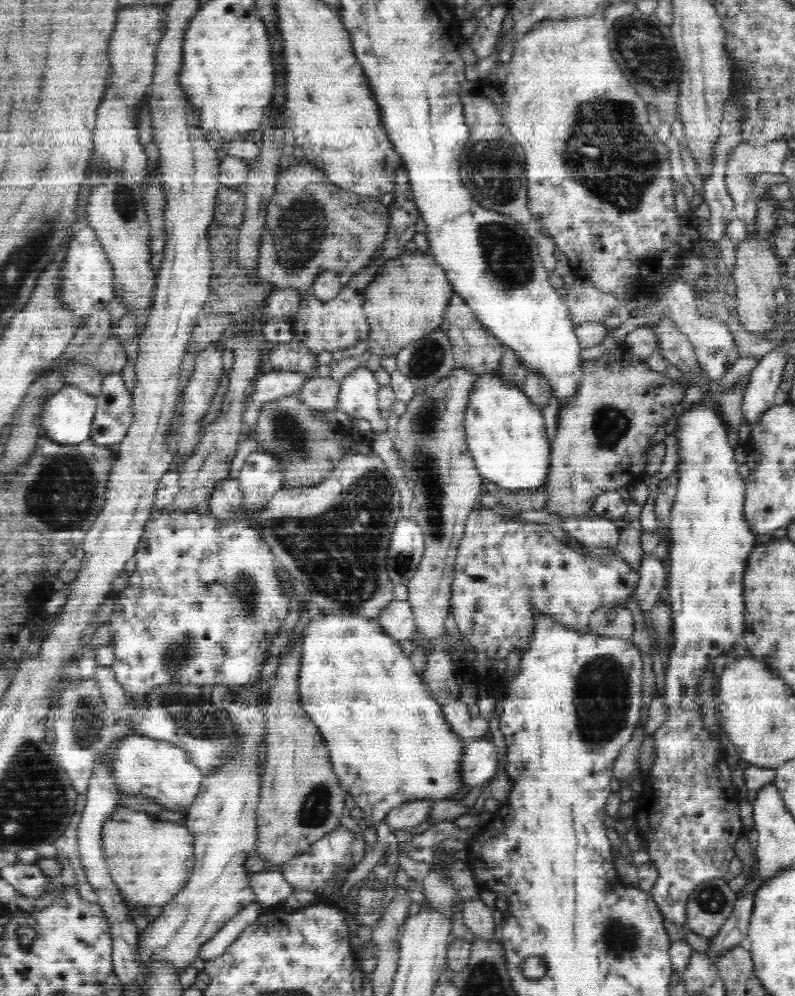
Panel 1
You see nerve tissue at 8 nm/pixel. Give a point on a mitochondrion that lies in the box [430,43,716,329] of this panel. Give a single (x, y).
(626, 170)

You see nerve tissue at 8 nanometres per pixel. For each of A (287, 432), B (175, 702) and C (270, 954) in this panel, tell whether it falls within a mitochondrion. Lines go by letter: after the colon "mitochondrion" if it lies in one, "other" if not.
A: mitochondrion
B: mitochondrion
C: other

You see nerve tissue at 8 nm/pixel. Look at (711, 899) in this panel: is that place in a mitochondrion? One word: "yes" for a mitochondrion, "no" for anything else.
yes

